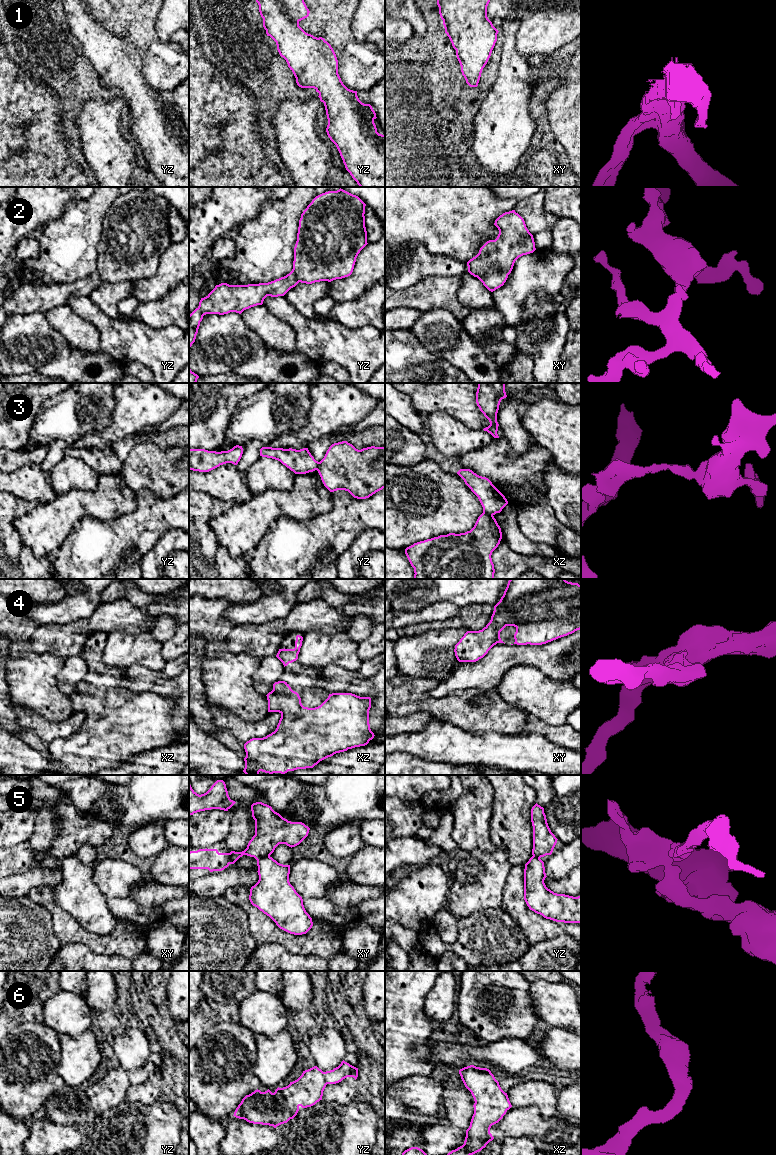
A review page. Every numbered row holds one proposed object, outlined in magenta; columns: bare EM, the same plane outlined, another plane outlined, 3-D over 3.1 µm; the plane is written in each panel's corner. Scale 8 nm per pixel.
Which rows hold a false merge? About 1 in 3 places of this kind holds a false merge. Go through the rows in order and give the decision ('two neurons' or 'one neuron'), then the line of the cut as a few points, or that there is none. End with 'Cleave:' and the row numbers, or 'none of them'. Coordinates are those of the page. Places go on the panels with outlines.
1: one neuron; cut none
2: one neuron; cut none
3: two neurons; cut xz (483, 511), (492, 516)
4: one neuron; cut none
5: two neurons; cut xy (269, 855), (262, 856), (257, 860)
6: one neuron; cut none
Cleave: 3, 5

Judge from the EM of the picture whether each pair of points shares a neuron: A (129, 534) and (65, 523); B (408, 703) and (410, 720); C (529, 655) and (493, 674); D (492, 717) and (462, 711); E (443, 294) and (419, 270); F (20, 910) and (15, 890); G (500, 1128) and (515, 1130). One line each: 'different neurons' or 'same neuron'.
A: different neurons
B: different neurons
C: same neuron
D: same neuron
E: different neurons
F: different neurons
G: same neuron

